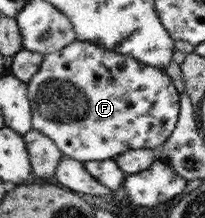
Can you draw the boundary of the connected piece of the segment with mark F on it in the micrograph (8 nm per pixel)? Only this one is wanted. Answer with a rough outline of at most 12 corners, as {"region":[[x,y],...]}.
{"region":[[92,41],[43,55],[33,130],[83,163],[157,150],[162,70]]}

